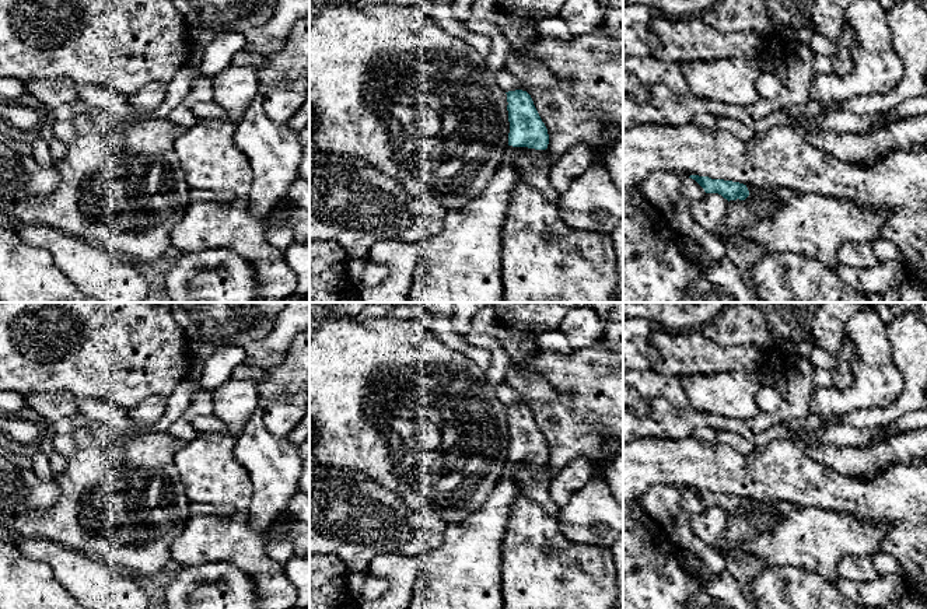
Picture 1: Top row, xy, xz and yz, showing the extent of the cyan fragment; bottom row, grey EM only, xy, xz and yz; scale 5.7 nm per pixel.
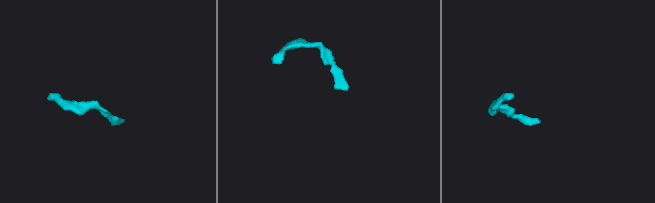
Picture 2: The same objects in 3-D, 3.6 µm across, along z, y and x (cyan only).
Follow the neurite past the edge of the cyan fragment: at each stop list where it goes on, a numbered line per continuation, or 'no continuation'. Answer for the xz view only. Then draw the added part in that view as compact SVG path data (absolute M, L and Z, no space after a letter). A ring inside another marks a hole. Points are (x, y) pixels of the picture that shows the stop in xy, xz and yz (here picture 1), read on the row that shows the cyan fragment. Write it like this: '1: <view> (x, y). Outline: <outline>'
1: xz (535, 168). Outline: M507 146L504 157L522 164L522 178L549 202L559 202L560 193L549 181L549 155L546 150Z

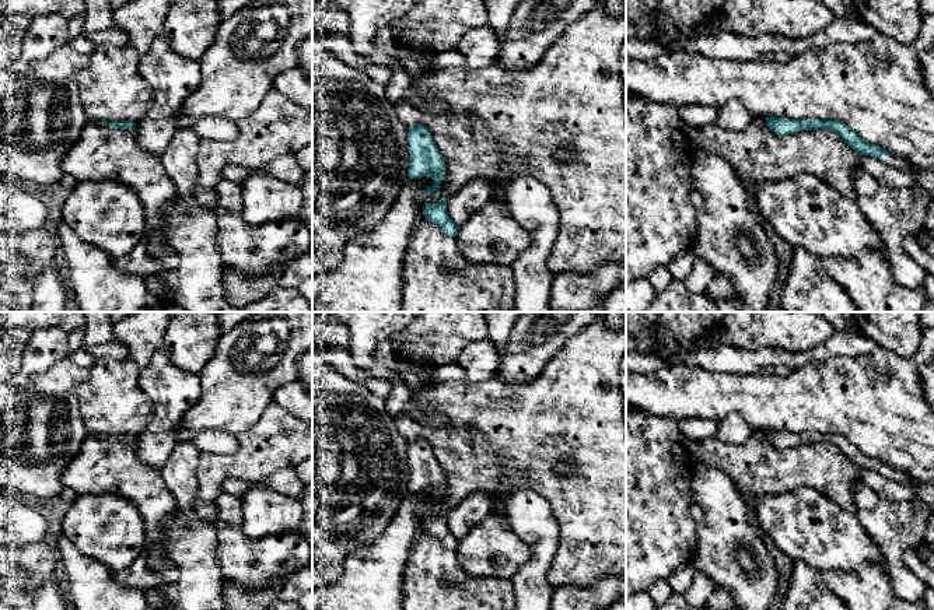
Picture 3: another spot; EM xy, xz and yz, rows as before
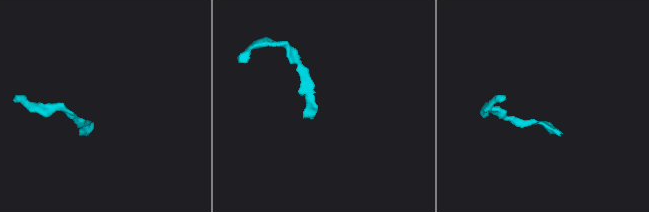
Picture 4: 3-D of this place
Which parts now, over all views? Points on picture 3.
1: yz (891, 160). Outline: M888 154L888 157L885 158L885 164L893 168L912 168L913 166L906 159L896 157L893 154Z

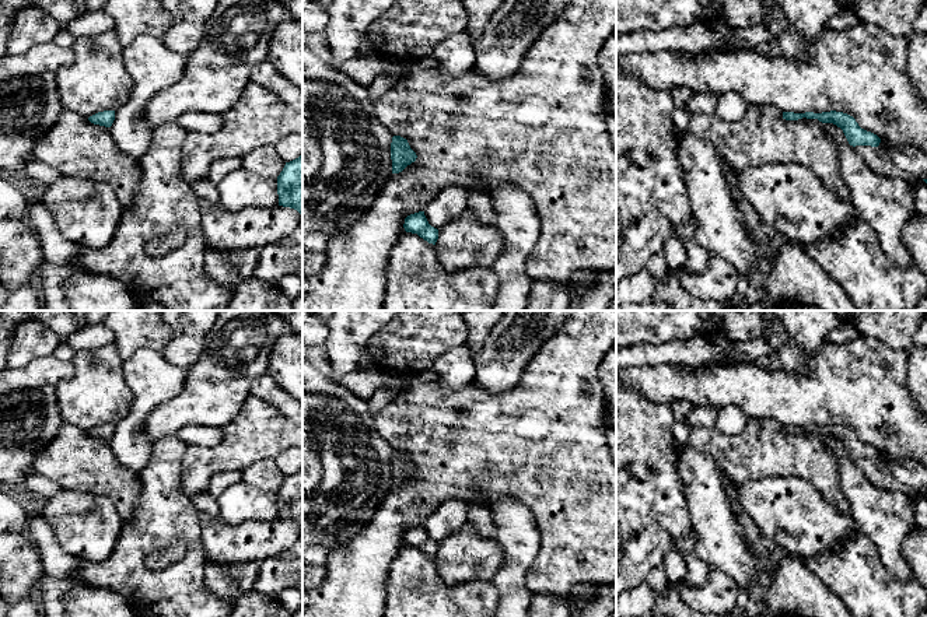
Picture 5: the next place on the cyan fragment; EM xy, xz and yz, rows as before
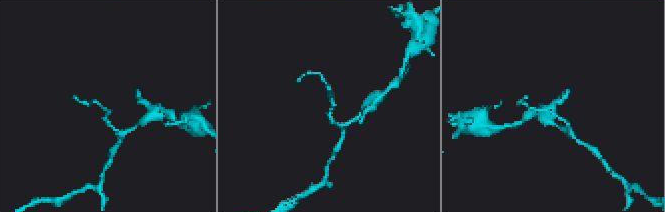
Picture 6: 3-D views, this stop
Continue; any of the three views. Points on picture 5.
no continuation

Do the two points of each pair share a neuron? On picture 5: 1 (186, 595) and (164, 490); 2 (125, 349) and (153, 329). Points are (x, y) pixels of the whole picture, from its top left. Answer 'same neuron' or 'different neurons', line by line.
1: same neuron
2: same neuron

